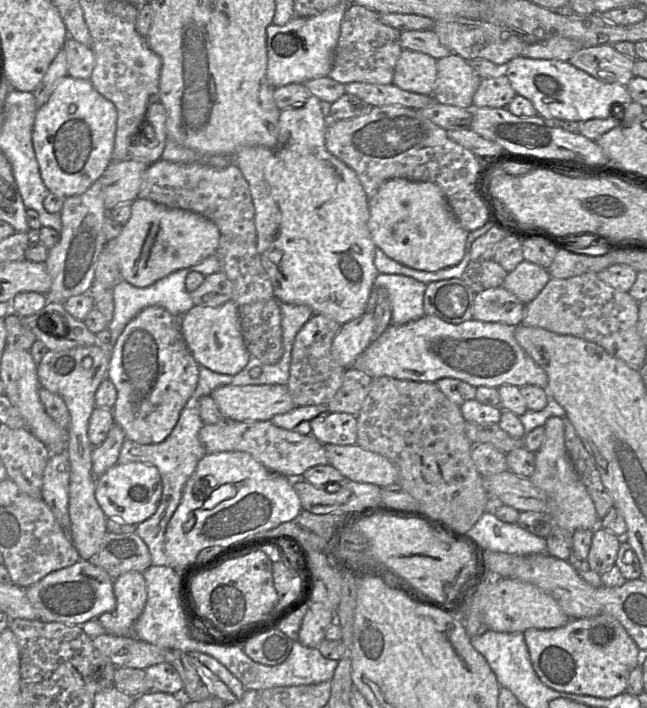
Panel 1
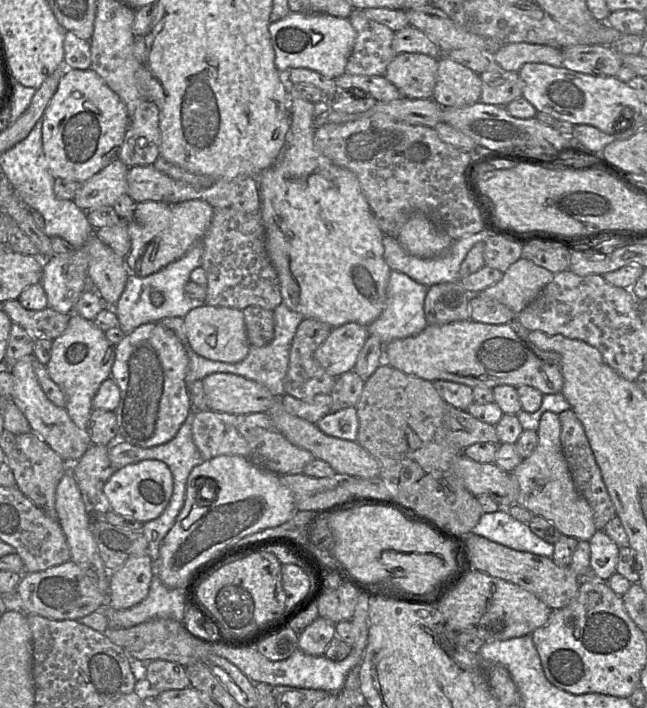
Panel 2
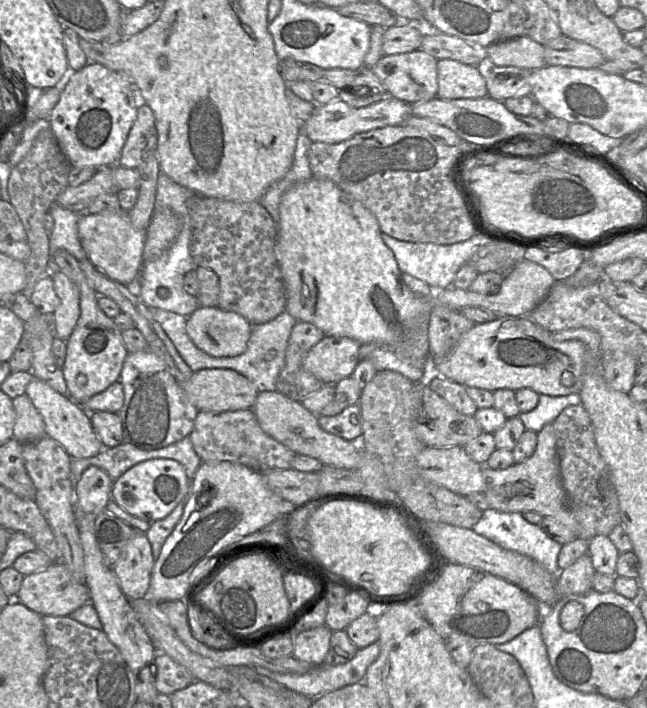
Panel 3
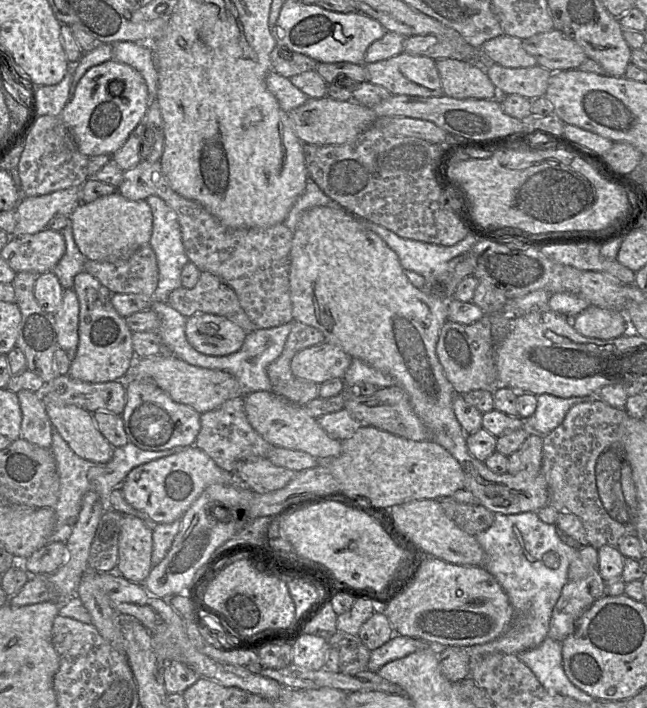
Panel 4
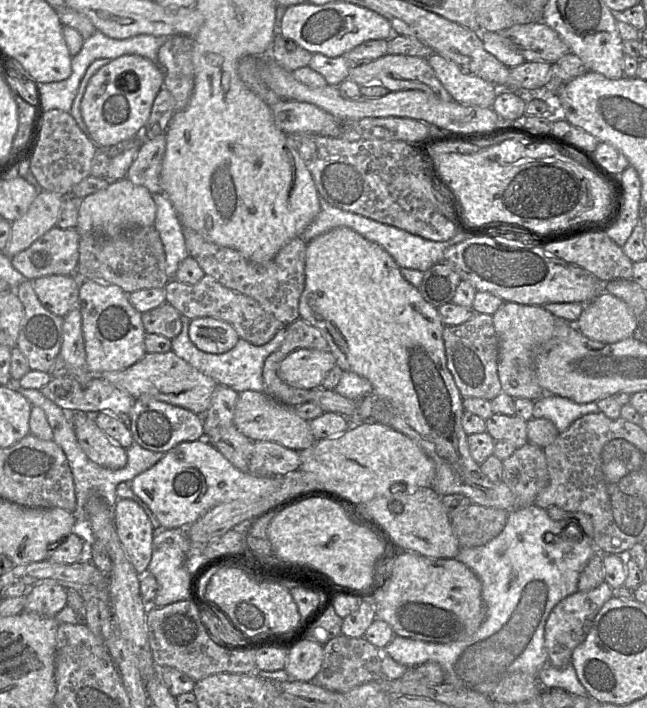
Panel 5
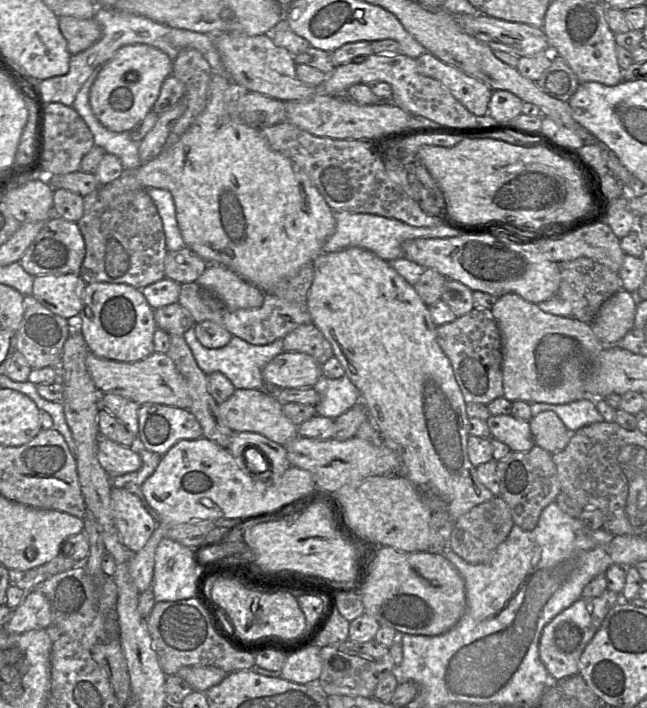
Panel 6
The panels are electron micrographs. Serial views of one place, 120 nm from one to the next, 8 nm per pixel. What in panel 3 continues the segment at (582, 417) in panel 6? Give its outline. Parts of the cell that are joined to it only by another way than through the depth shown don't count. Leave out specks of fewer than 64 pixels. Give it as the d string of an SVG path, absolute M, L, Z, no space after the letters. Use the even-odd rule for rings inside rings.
M578 393L566 396L540 394L537 406L530 412L520 412L518 417L523 422L526 430L538 433L546 424L553 423L566 407L580 403L581 399Z

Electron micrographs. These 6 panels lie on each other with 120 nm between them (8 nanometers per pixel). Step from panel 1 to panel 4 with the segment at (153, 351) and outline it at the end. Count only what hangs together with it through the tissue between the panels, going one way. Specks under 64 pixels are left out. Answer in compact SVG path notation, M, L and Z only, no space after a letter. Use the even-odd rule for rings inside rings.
M124 381L126 405L121 417L130 443L150 451L187 448L195 444L201 427L201 414L190 406L175 402L153 381Z

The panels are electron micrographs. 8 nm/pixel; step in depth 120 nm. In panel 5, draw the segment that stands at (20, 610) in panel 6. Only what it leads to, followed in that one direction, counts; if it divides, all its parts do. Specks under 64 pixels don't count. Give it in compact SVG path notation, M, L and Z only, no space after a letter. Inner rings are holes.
M43 580L28 589L25 610L55 617L67 605L67 589L54 580Z

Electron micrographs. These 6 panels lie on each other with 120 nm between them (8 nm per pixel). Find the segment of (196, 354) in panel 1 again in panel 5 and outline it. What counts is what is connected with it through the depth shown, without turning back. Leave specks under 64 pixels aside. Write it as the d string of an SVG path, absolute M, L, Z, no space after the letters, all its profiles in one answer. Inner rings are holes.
M212 317L192 319L188 333L190 340L199 350L211 354L228 352L240 339L229 323Z

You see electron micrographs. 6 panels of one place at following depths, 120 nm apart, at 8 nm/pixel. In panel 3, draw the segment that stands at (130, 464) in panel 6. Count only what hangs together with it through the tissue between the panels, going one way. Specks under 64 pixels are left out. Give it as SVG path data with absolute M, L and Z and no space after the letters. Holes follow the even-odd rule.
M34 376L28 384L25 394L43 417L46 436L60 443L70 457L90 458L103 449L103 445L93 429L90 413L69 396L56 392L48 384Z

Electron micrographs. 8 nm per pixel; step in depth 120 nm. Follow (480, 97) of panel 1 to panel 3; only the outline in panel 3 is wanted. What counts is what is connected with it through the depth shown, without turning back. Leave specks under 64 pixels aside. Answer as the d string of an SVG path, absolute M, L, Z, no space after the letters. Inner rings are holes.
M487 56L476 66L485 79L488 96L497 101L531 96L530 76L532 71L512 66L497 66Z

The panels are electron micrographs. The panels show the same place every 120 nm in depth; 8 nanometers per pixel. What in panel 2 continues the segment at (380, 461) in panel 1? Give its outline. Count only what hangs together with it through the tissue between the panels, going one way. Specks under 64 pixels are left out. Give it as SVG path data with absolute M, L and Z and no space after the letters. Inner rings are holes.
M281 398L276 399L274 405L266 413L271 417L277 430L290 443L309 451L315 459L328 463L335 473L361 479L378 478L380 476L380 467L376 459L356 441L343 440L324 434L316 424L288 413L281 402Z

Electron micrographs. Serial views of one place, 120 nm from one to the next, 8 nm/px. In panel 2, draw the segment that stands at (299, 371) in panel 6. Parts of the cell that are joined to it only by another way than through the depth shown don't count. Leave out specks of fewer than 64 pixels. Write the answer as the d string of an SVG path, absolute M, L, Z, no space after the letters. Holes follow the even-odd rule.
M357 323L333 328L314 352L314 358L329 375L337 378L354 369L368 336L368 328Z

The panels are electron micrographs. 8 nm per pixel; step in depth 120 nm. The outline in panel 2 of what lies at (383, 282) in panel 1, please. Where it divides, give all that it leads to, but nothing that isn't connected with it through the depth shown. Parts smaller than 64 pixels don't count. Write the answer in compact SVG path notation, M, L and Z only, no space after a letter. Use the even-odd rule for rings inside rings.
M391 270L384 309L380 316L367 326L369 336L378 337L382 345L386 346L394 340L411 337L422 332L428 325L424 314L427 288L406 274Z

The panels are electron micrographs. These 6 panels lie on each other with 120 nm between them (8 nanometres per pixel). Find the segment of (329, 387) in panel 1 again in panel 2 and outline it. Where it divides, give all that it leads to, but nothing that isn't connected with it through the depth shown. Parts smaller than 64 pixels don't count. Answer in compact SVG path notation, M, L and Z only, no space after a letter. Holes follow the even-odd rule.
M304 318L299 324L290 350L288 371L284 383L284 392L296 399L309 400L319 394L330 394L336 378L329 375L315 360L314 352L326 340L333 328L312 318Z

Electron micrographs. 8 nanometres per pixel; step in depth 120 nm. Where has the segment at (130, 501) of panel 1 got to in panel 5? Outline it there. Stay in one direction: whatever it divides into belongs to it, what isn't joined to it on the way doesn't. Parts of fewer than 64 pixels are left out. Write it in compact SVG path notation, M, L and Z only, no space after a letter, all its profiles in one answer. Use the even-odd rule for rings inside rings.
M206 439L182 442L130 483L133 493L153 512L162 529L187 528L213 507L231 501L256 501L275 492L282 477L262 477L235 468Z

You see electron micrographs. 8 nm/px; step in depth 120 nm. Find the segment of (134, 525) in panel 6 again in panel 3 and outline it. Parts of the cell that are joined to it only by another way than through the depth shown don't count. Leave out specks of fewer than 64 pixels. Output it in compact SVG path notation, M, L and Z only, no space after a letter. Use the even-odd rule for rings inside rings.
M135 532L112 570L128 600L143 598L150 586L154 565L151 544L144 532Z

